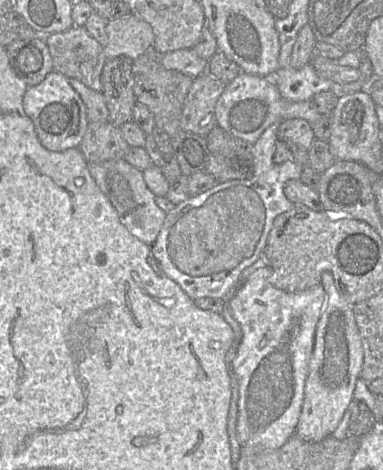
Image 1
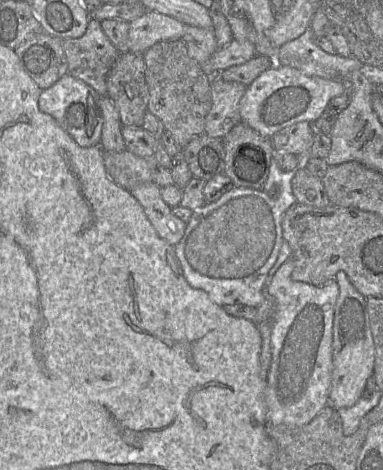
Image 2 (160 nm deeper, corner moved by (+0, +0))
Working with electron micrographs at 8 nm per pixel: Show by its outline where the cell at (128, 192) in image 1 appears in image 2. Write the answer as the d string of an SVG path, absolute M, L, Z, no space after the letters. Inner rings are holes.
M153 182L139 184L130 193L138 200L158 235L171 245L178 243L186 222L176 217L161 197L160 187Z

